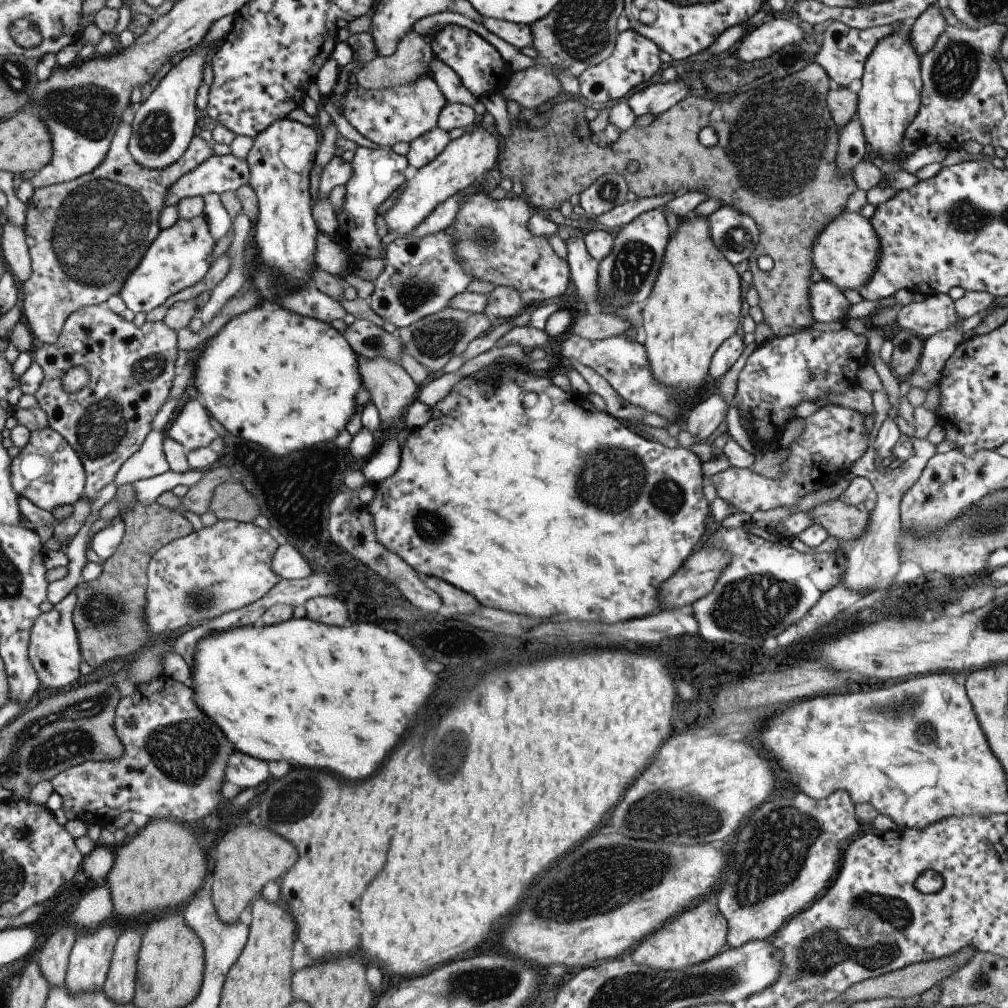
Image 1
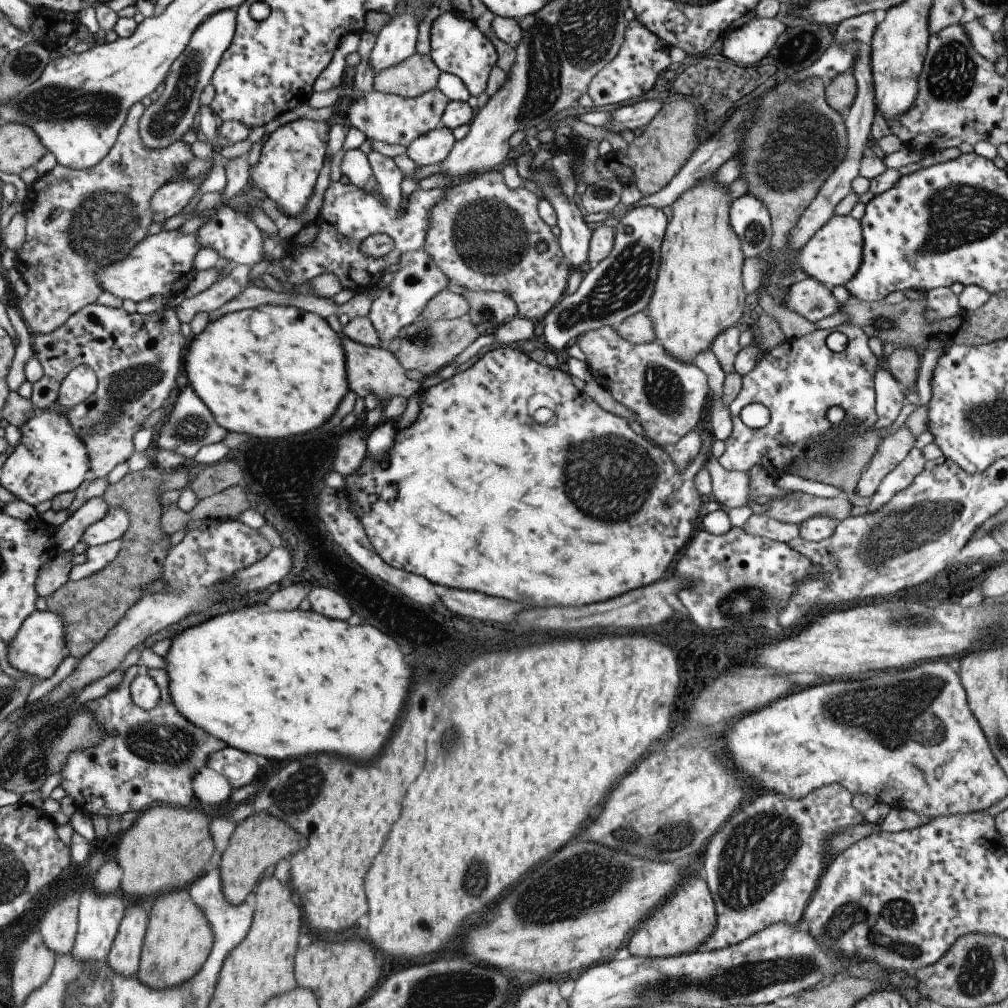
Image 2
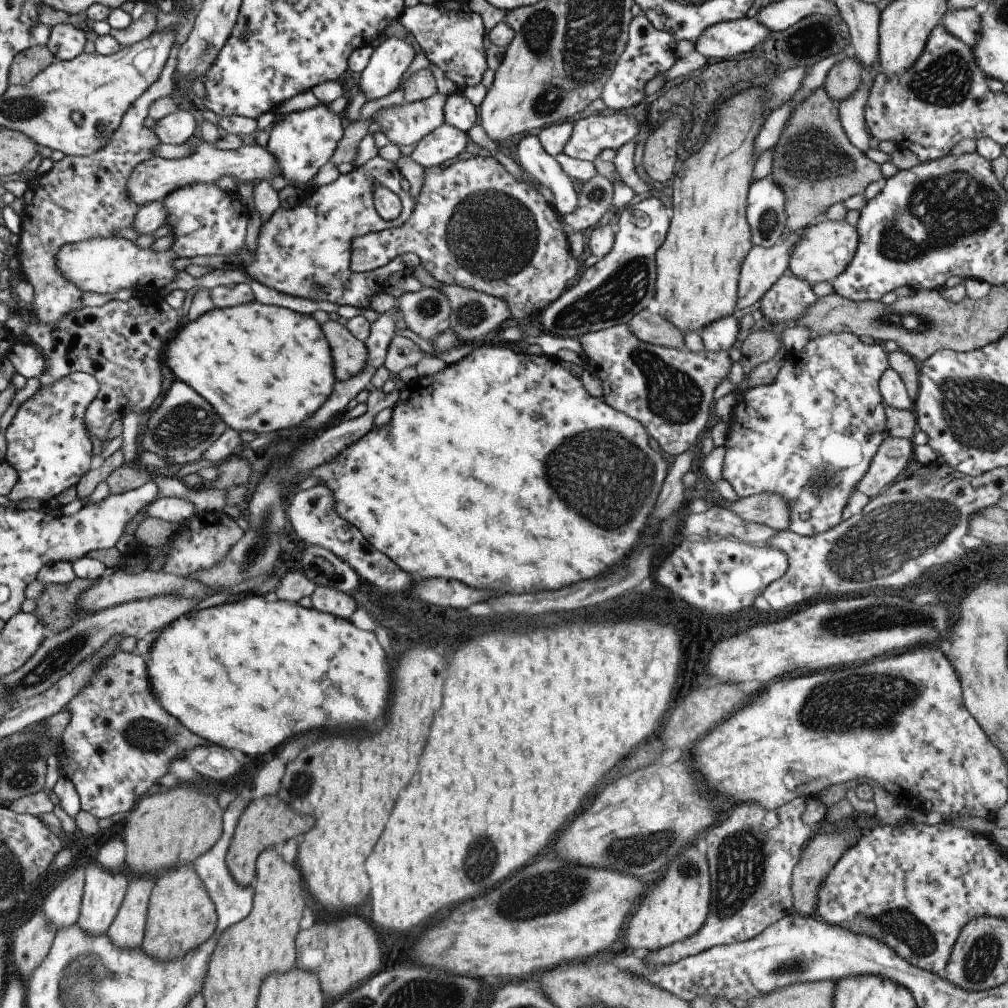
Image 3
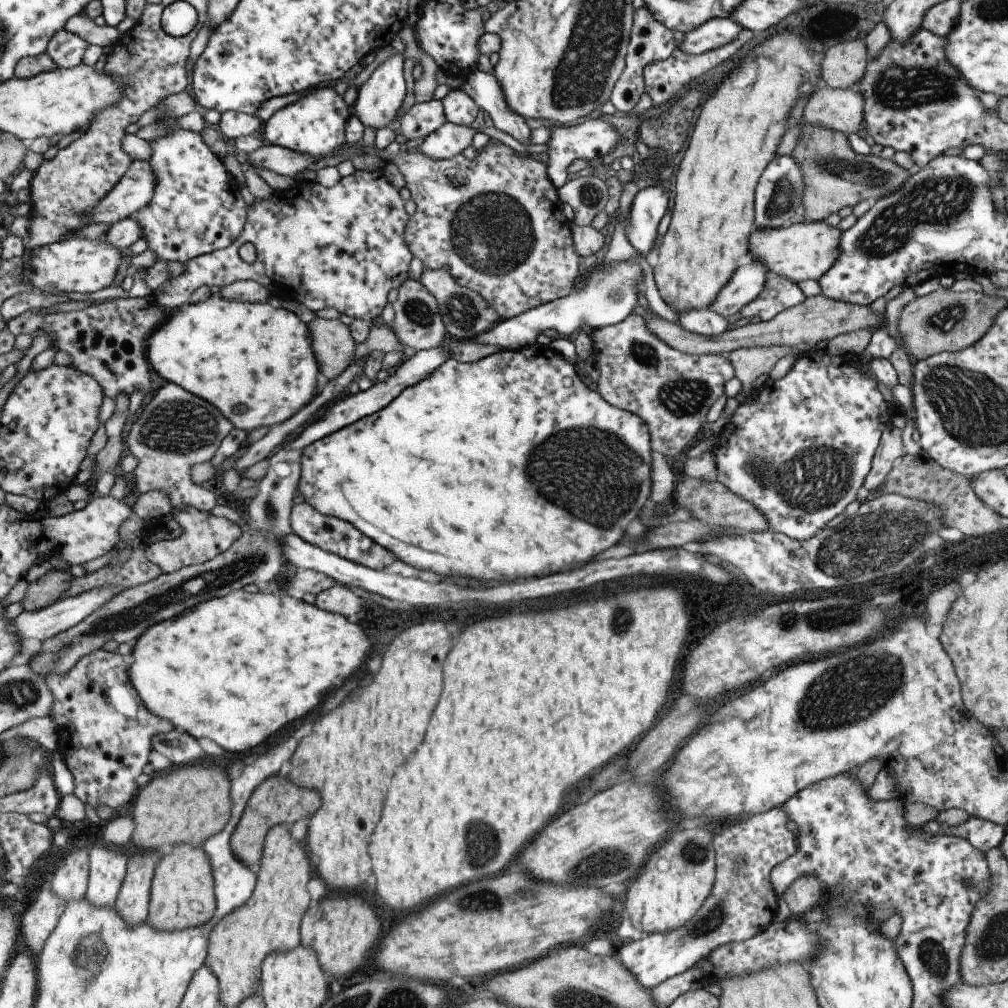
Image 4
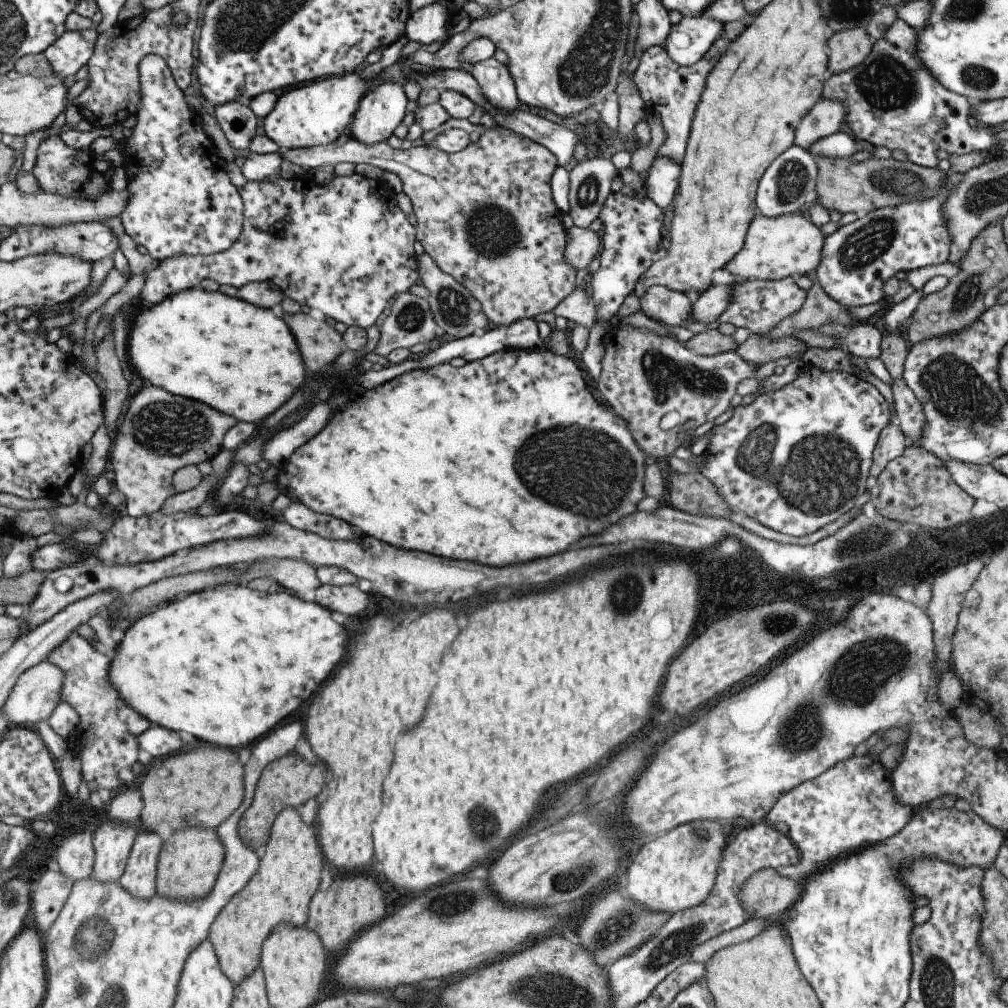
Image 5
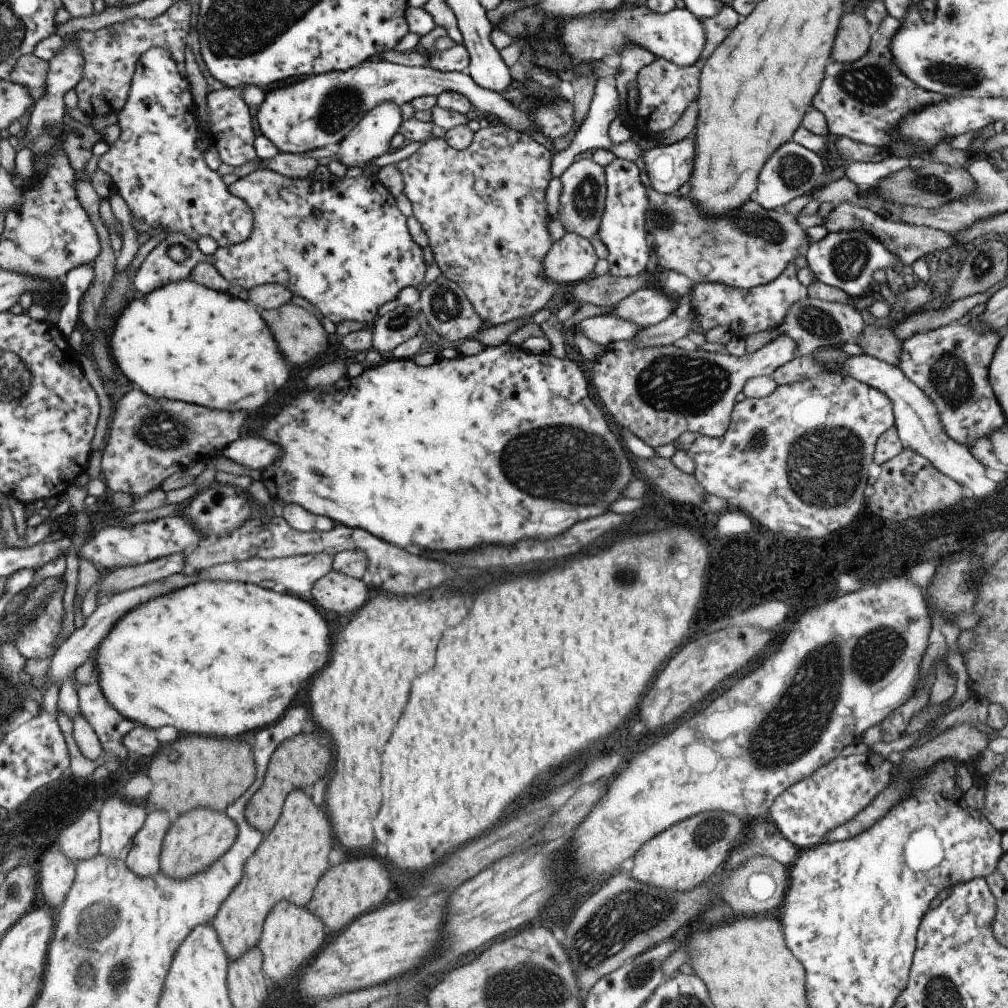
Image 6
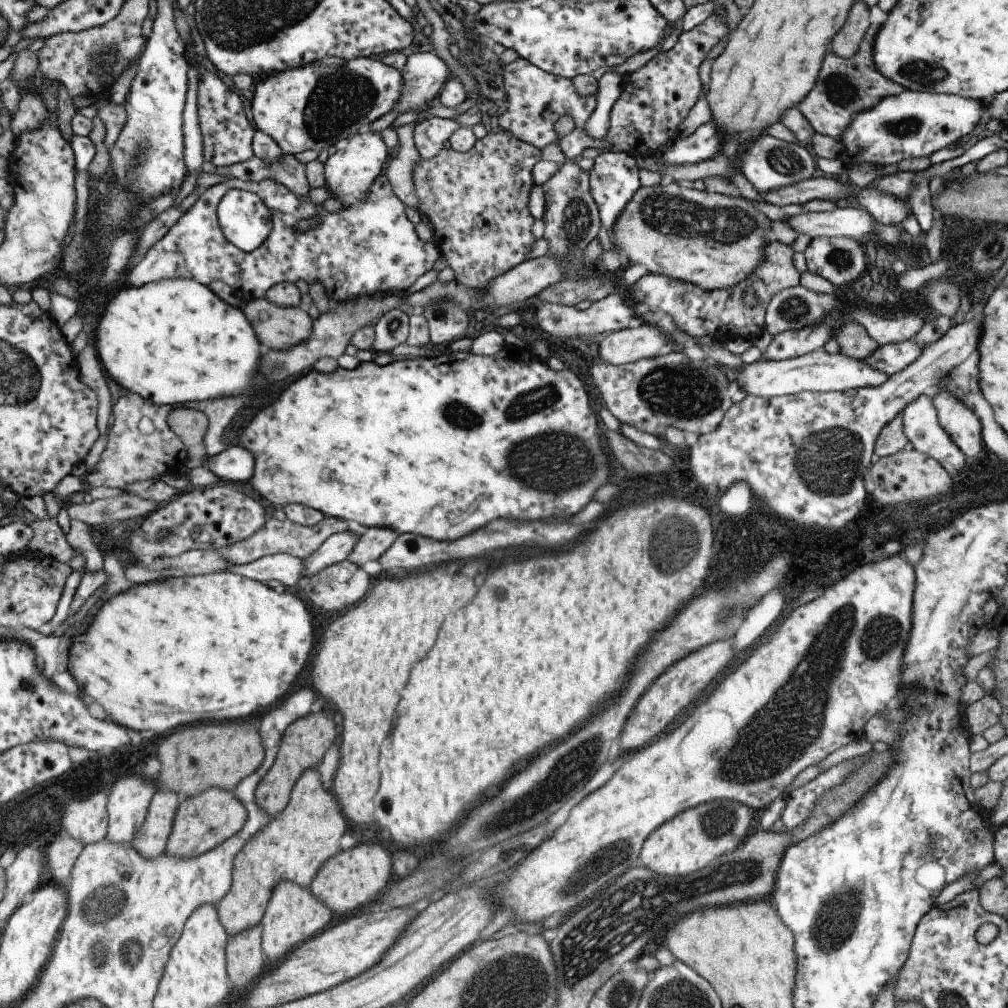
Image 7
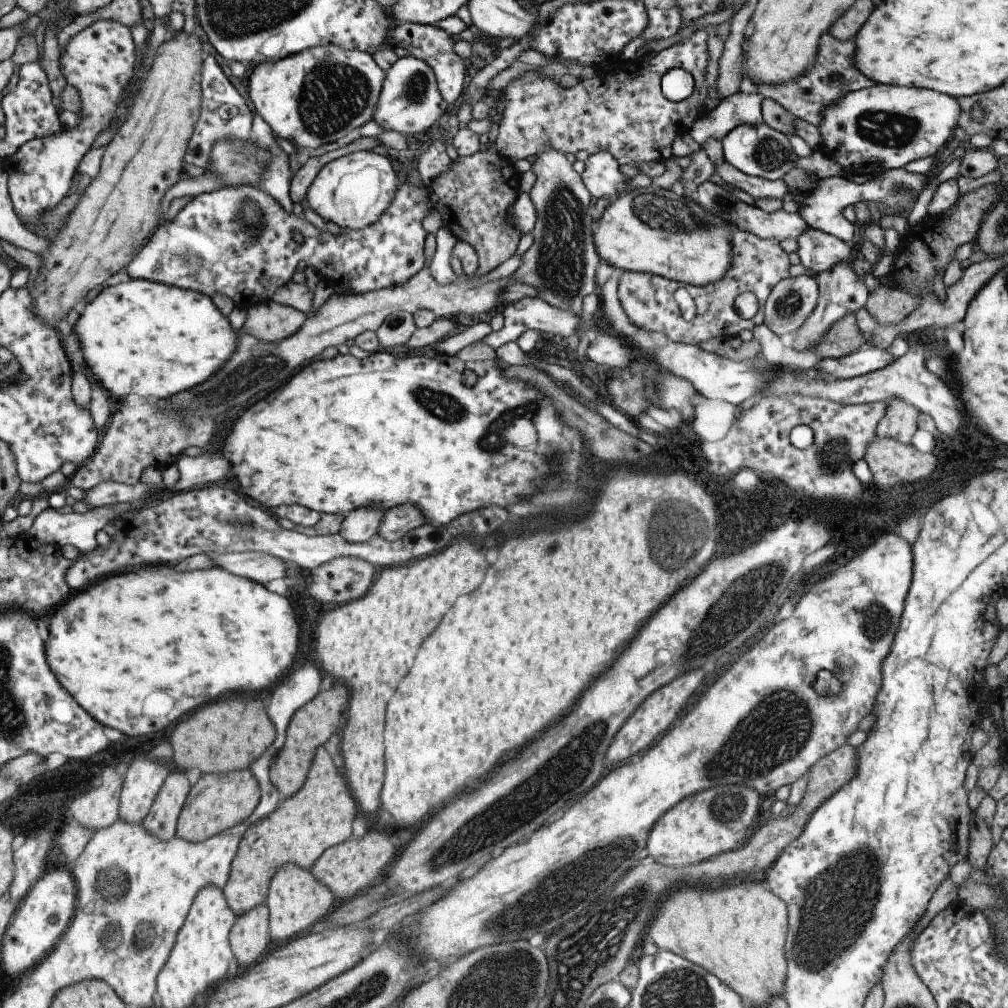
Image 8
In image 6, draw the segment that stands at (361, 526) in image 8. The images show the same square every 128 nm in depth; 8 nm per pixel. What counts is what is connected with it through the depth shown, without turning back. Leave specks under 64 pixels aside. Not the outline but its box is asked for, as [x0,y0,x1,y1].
[40,554,334,690]

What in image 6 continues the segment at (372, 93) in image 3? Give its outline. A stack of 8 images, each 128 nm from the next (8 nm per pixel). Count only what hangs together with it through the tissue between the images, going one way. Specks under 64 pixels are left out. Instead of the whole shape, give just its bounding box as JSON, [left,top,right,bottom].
[335,101,402,170]

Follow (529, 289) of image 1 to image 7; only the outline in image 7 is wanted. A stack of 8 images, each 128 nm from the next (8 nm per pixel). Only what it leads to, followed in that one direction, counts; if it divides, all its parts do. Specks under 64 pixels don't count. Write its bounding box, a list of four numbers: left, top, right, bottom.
[413,132,542,291]

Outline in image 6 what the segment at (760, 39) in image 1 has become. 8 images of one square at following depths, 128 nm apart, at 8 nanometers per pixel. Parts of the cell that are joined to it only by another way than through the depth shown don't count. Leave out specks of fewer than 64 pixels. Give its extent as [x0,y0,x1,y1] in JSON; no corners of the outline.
[559,2,706,67]

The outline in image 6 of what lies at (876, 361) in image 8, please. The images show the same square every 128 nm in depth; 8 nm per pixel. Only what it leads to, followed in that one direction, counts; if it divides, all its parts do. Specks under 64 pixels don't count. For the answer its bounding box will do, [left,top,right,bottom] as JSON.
[899,322,1007,447]

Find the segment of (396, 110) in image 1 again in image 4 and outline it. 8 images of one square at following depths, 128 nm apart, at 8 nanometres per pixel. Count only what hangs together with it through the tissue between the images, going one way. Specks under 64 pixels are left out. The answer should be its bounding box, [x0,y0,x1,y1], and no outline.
[400,99,447,140]

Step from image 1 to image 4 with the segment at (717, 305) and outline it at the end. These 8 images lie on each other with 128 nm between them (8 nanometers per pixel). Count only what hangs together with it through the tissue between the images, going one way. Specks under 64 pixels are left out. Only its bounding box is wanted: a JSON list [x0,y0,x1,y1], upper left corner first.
[653,26,822,310]

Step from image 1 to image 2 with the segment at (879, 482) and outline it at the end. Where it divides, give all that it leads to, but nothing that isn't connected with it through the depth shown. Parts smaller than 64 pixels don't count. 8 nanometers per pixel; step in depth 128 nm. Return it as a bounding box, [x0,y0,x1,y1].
[867,447,929,512]

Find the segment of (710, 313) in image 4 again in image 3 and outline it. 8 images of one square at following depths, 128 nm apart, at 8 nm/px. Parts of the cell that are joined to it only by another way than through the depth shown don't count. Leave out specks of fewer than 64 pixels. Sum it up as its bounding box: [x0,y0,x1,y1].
[699,314,744,351]

